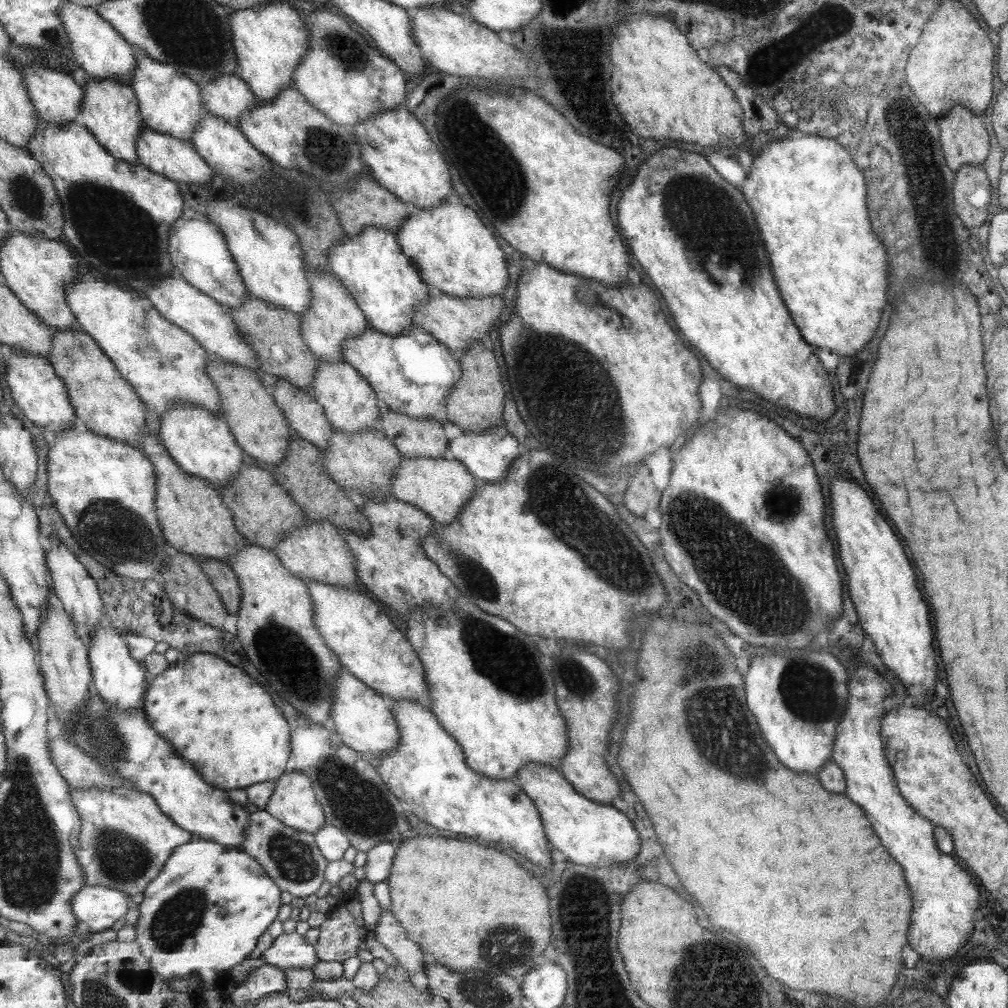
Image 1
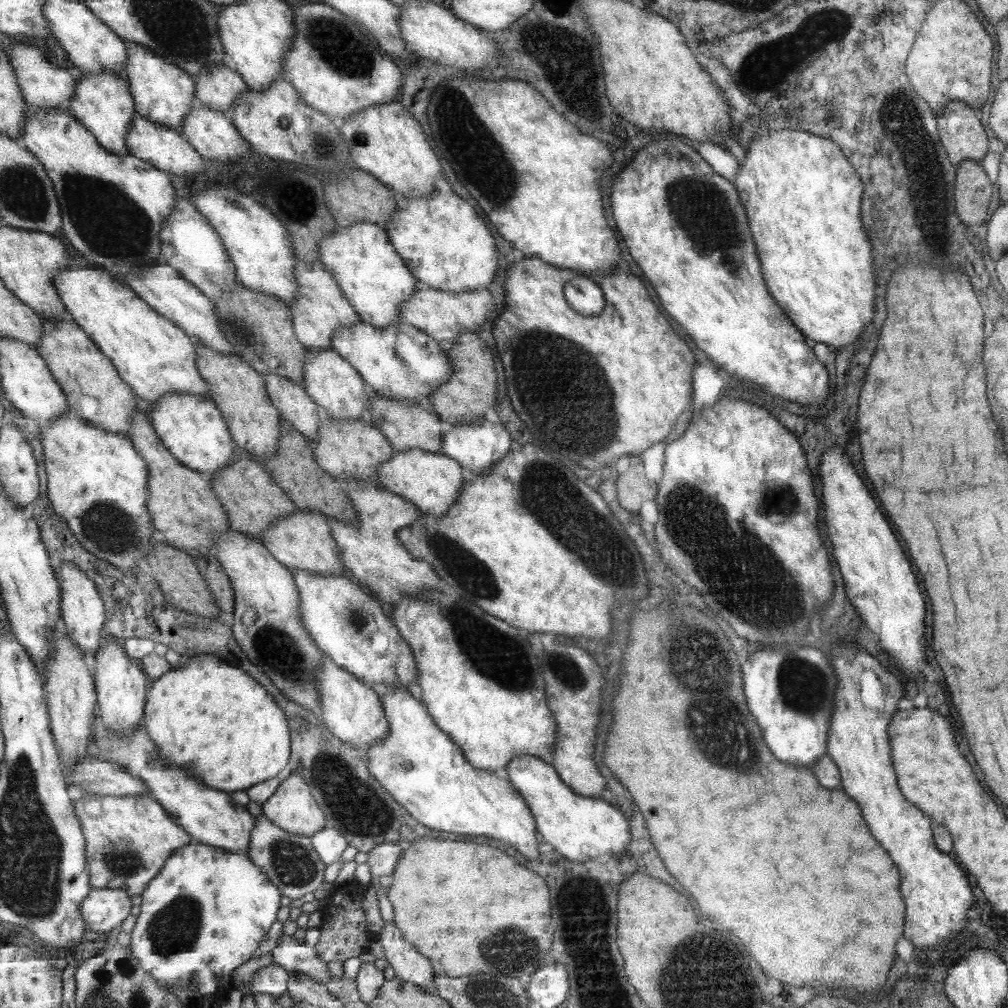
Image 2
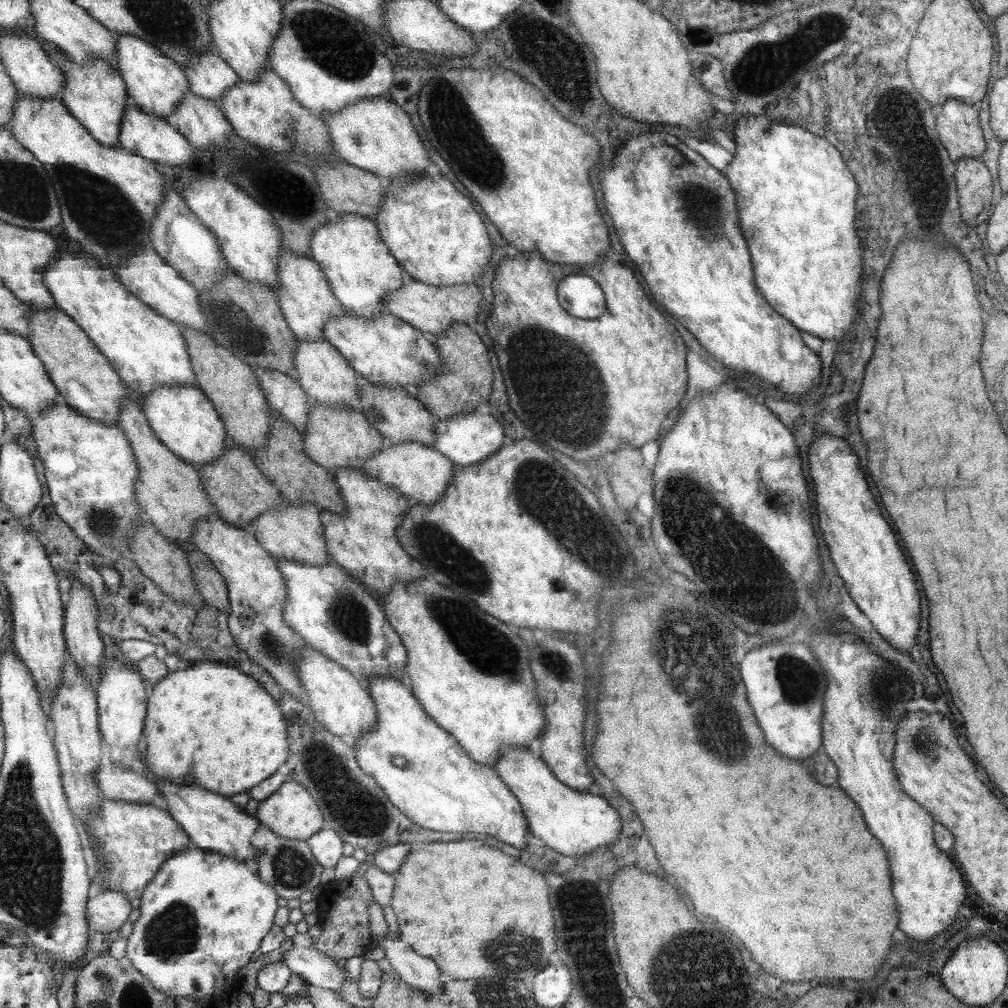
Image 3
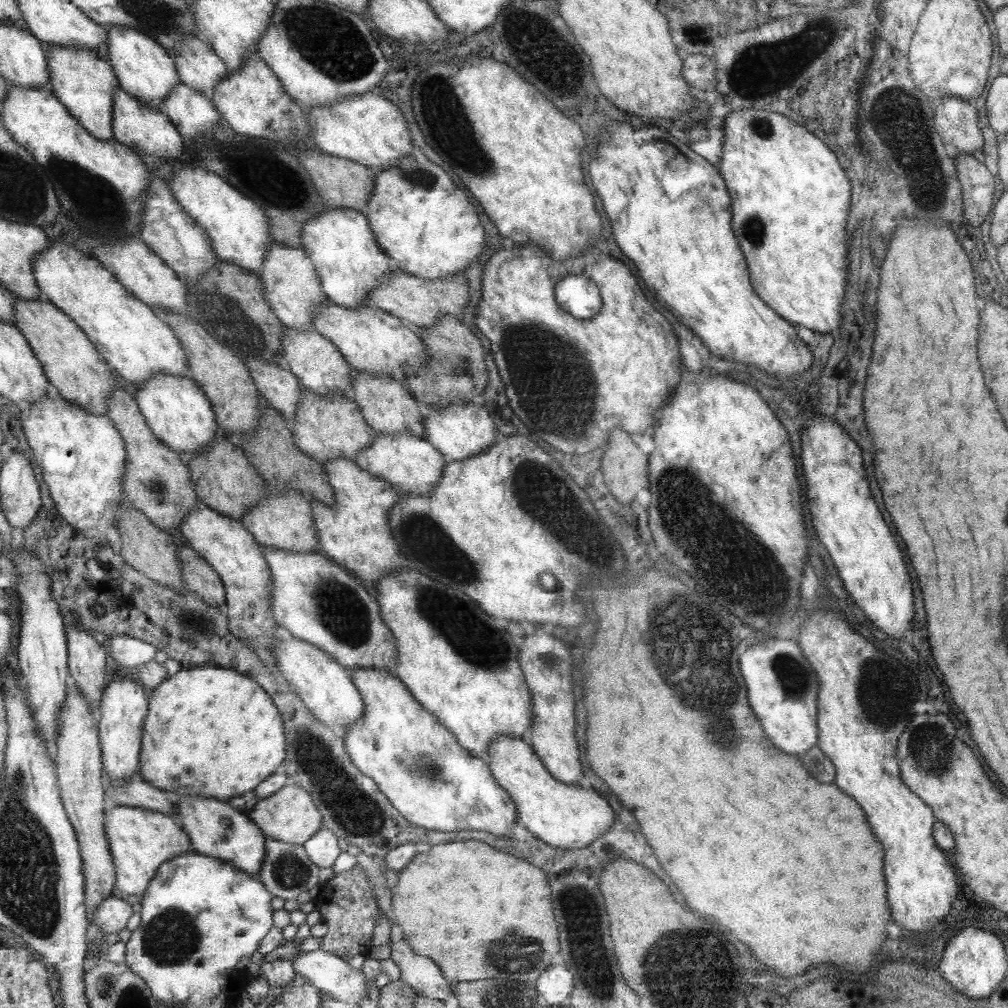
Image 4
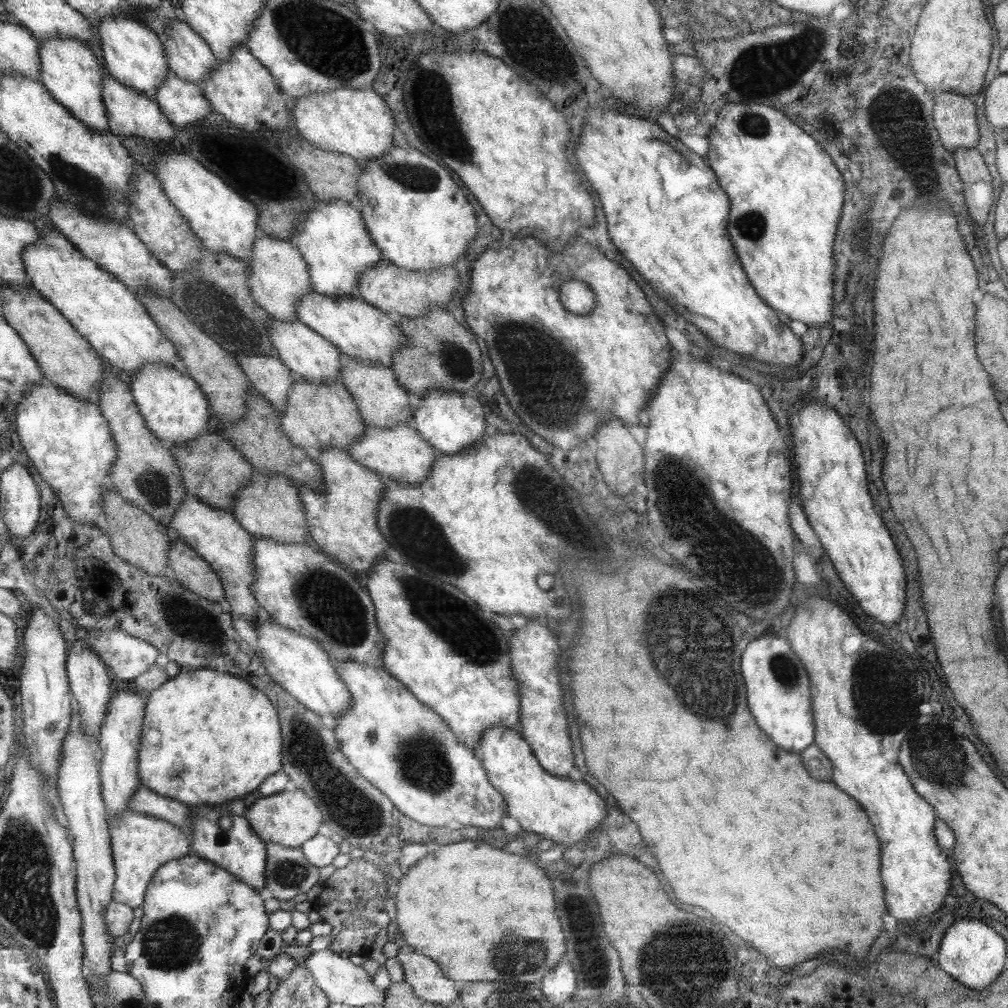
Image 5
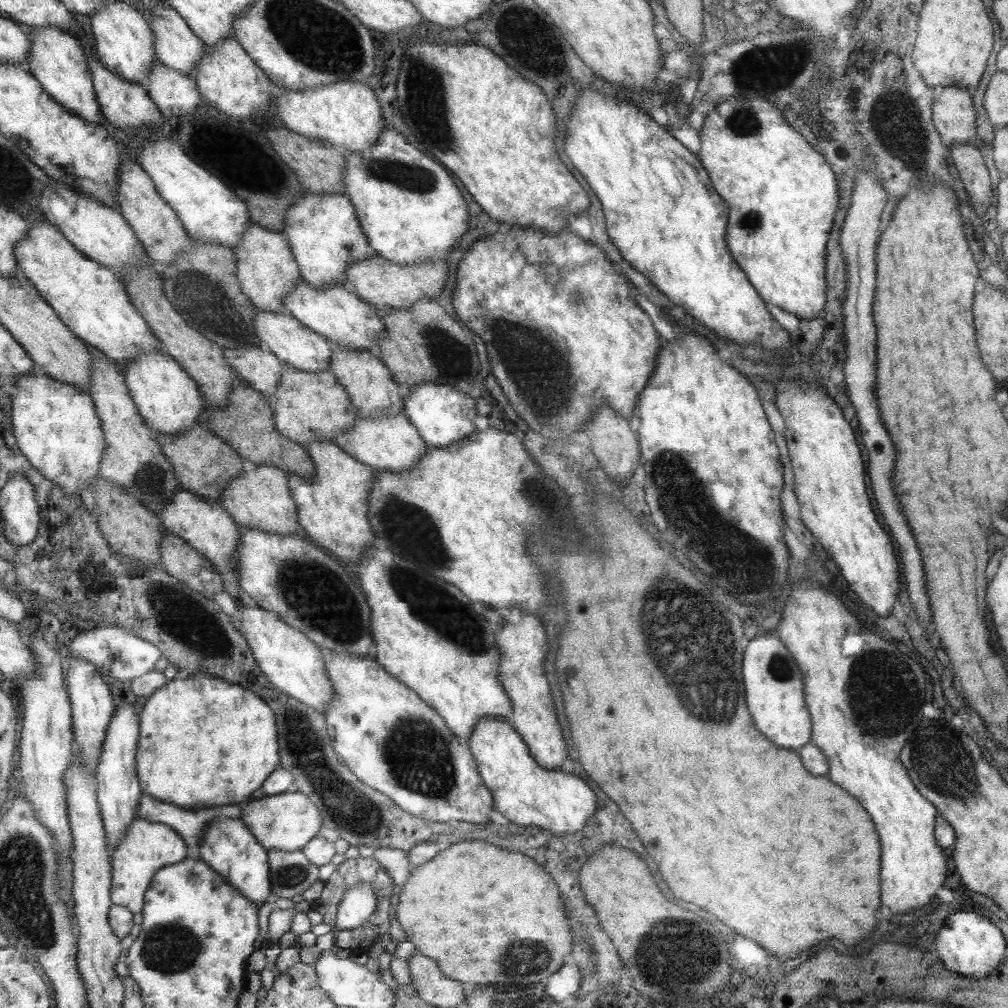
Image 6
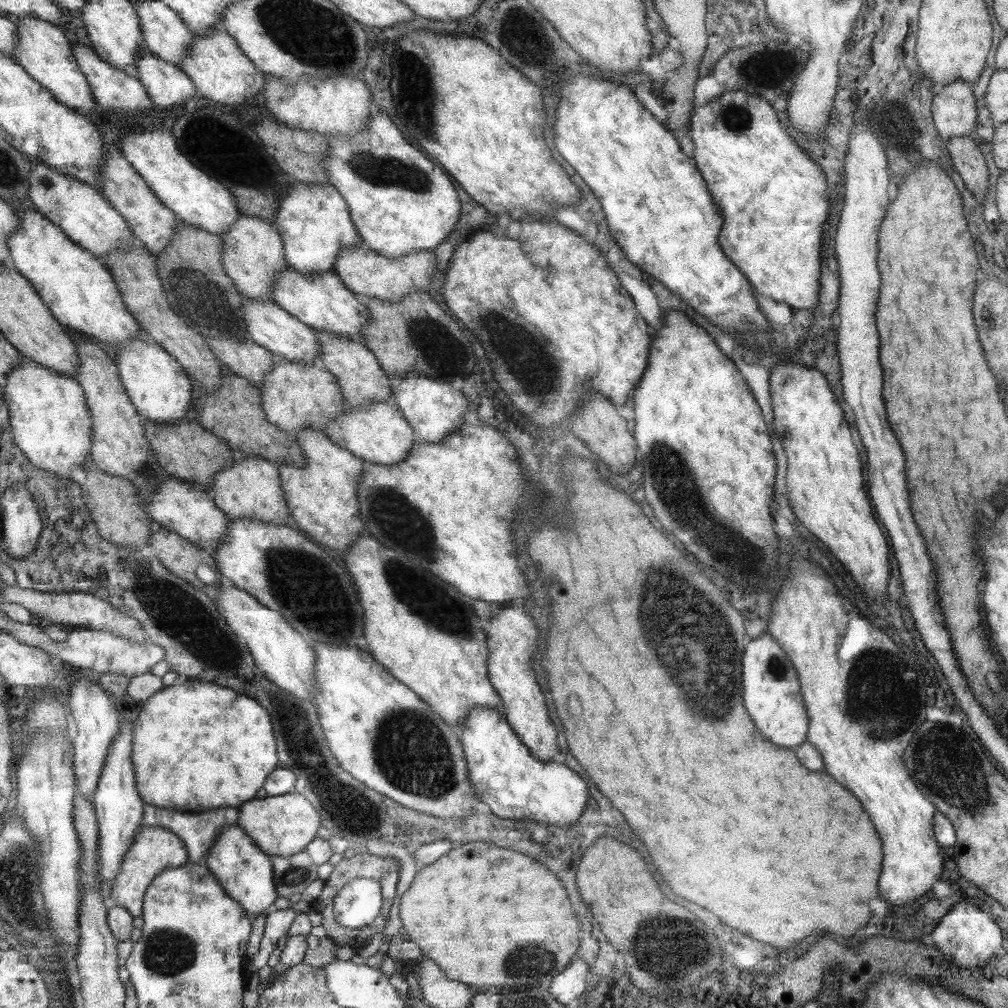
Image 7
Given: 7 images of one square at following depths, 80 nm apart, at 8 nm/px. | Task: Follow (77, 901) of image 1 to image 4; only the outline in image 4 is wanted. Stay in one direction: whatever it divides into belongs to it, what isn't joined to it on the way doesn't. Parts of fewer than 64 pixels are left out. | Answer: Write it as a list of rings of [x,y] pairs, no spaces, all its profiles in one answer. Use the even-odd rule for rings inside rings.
[[[109,896],[99,908],[97,908],[96,919],[93,925],[101,929],[105,935],[116,934],[127,929],[127,922],[133,916],[133,906],[129,901],[117,896]]]

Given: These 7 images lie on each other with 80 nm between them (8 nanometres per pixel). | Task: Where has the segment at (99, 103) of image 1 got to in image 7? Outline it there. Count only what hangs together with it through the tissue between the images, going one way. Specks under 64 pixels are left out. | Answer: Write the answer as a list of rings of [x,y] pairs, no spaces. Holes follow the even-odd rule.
[[[35,18],[16,21],[20,44],[18,44],[13,57],[39,84],[48,88],[61,104],[76,109],[82,114],[93,112],[96,98],[92,86],[88,76],[85,76],[80,67],[80,62],[74,53],[74,44],[71,44],[69,36],[65,34],[61,25]]]

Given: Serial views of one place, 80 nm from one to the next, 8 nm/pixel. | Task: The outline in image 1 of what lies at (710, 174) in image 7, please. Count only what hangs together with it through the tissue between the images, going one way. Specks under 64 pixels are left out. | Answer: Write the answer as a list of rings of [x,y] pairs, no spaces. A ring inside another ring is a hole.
[[[783,136],[769,141],[756,157],[752,157],[751,170],[739,186],[757,212],[761,236],[769,244],[773,256],[773,272],[781,284],[781,298],[800,335],[817,348],[827,348],[838,356],[853,356],[875,336],[883,308],[887,304],[886,248],[874,233],[866,207],[865,176],[844,145],[835,139],[820,136]]]

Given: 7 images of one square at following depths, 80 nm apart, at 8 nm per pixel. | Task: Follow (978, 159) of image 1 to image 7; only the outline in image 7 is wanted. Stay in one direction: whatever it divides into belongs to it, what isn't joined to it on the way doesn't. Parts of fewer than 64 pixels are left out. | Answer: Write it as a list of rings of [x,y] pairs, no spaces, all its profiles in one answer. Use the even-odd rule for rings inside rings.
[[[956,80],[933,97],[933,124],[946,142],[957,136],[970,136],[975,131],[976,100],[969,87],[966,82]]]

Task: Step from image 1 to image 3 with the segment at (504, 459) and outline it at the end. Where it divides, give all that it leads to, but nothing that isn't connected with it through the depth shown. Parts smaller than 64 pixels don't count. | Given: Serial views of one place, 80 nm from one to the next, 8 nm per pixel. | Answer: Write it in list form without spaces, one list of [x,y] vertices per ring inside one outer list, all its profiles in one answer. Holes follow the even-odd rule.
[[[476,410],[456,414],[449,420],[439,420],[435,426],[436,442],[433,444],[433,448],[444,453],[459,467],[469,467],[472,464],[484,462],[504,447],[505,430],[497,421],[491,413],[485,415]]]

